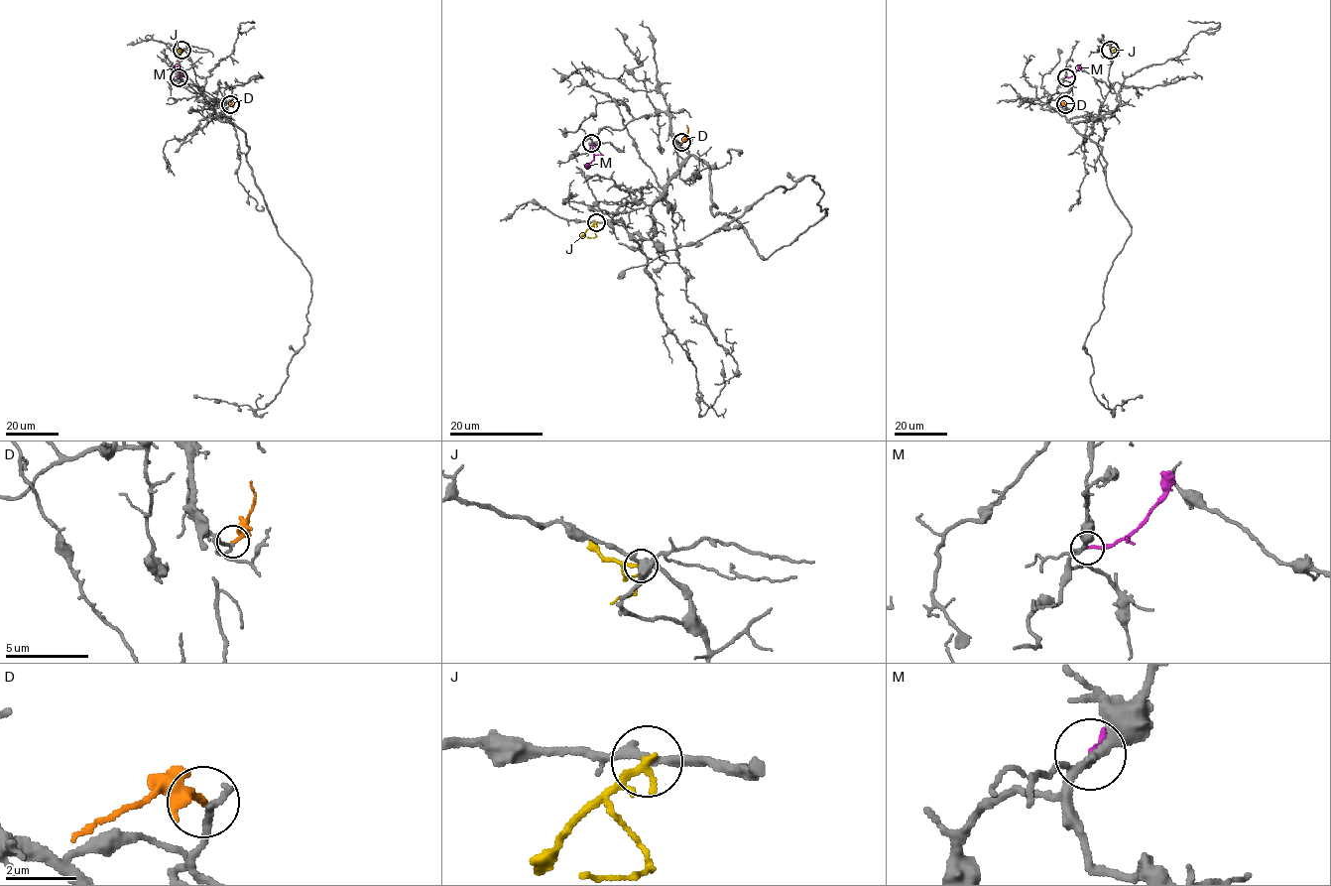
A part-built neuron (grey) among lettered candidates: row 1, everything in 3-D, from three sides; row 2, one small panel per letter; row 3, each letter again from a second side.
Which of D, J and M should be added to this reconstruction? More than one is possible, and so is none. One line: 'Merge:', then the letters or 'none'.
Merge: D, M

